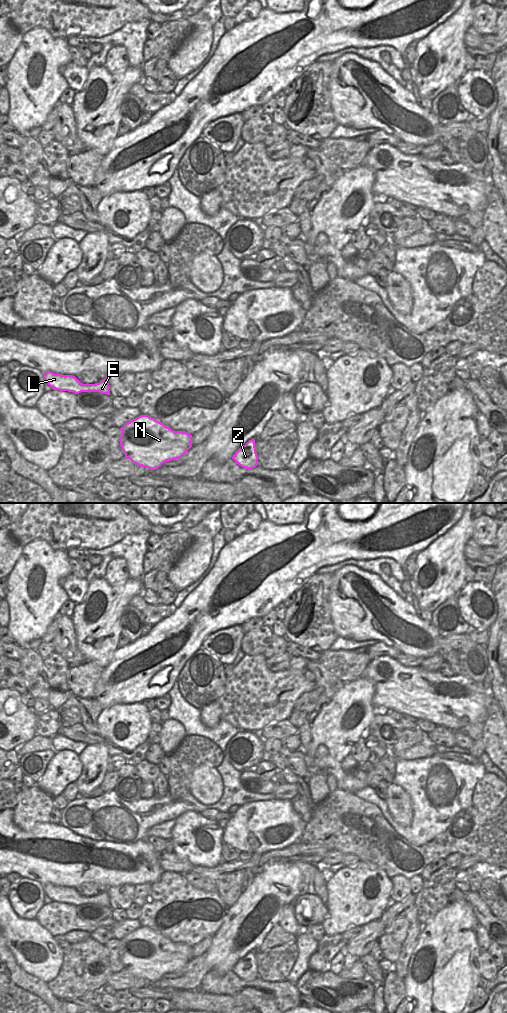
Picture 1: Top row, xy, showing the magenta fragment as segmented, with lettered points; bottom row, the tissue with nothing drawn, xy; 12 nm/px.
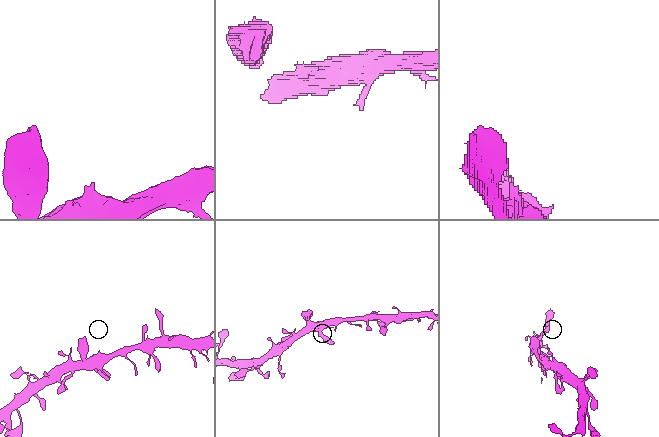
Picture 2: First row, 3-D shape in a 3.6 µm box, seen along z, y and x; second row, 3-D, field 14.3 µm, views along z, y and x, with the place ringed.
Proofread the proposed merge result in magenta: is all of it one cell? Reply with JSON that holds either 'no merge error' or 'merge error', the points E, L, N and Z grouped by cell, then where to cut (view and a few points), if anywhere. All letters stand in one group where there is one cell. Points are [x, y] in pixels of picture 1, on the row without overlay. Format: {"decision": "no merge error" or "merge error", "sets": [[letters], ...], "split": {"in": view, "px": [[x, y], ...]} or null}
{"decision": "no merge error", "sets": [["E", "L", "N", "Z"]], "split": null}

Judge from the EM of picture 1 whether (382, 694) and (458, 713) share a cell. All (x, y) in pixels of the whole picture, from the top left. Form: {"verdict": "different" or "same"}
{"verdict": "same"}

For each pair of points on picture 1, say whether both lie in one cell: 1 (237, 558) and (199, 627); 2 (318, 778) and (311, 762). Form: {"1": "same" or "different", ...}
{"1": "same", "2": "different"}

